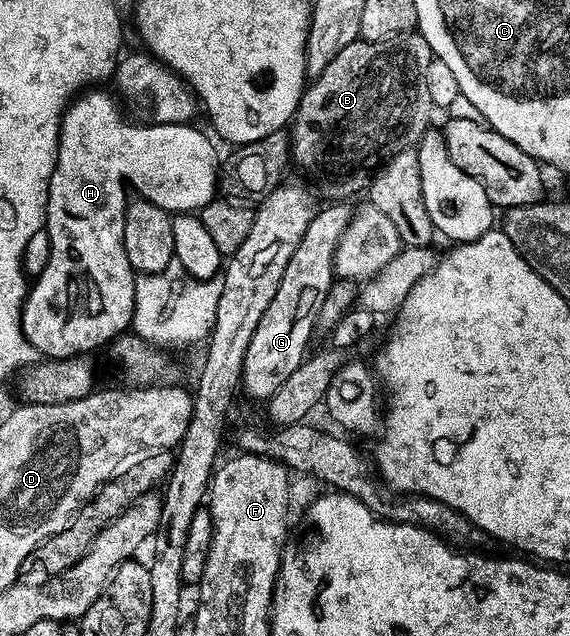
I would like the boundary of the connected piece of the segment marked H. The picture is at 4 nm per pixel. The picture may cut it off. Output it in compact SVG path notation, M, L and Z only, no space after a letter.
M94 87L74 97L67 106L66 112L62 116L62 125L59 127L58 156L52 171L49 201L46 204L46 224L44 226L51 241L51 255L43 273L33 278L26 295L26 304L22 306L22 330L24 335L30 340L30 345L46 359L65 359L89 354L91 352L89 349L94 349L97 345L109 346L114 338L122 336L131 328L136 274L133 267L128 263L128 255L124 251L124 223L126 222L126 207L128 204L126 181L131 181L138 189L158 189L159 195L157 194L157 196L159 198L190 197L190 205L194 208L194 211L201 211L208 202L215 200L217 194L214 192L218 189L218 153L214 150L213 143L200 130L193 129L195 126L190 123L184 125L137 123L138 125L133 125L122 114L123 106L113 96L110 98L102 89L104 88Z

